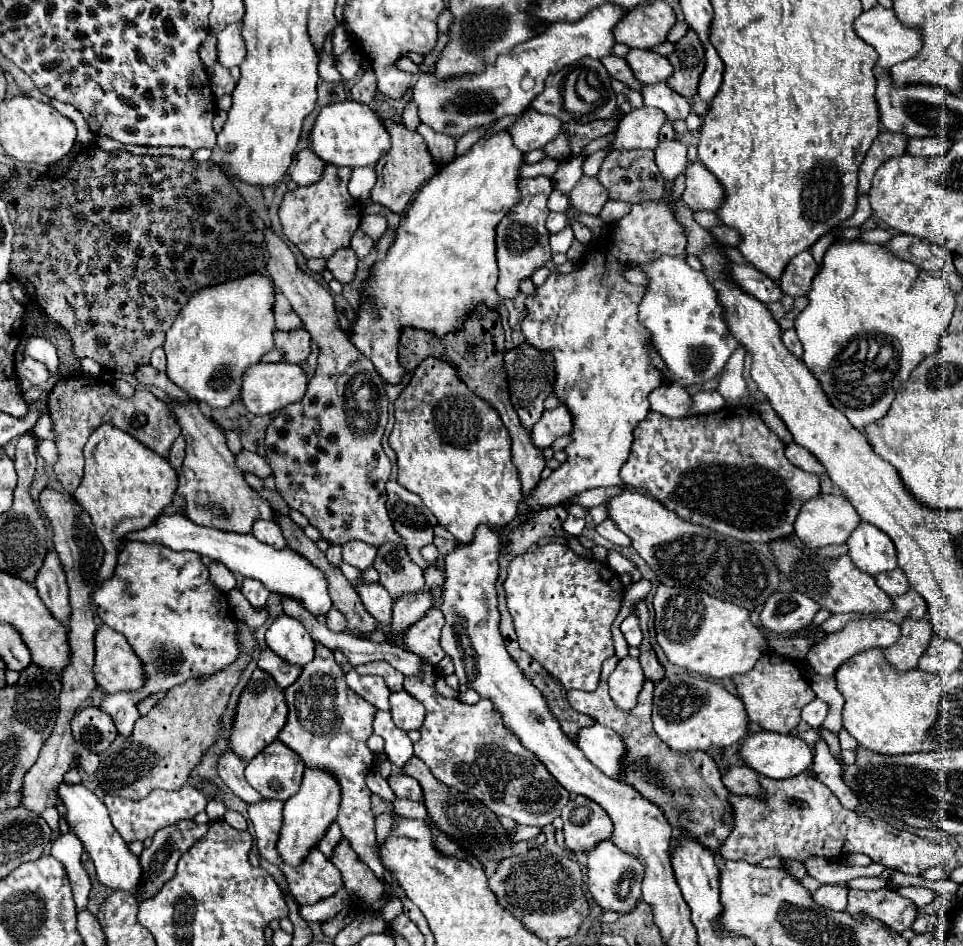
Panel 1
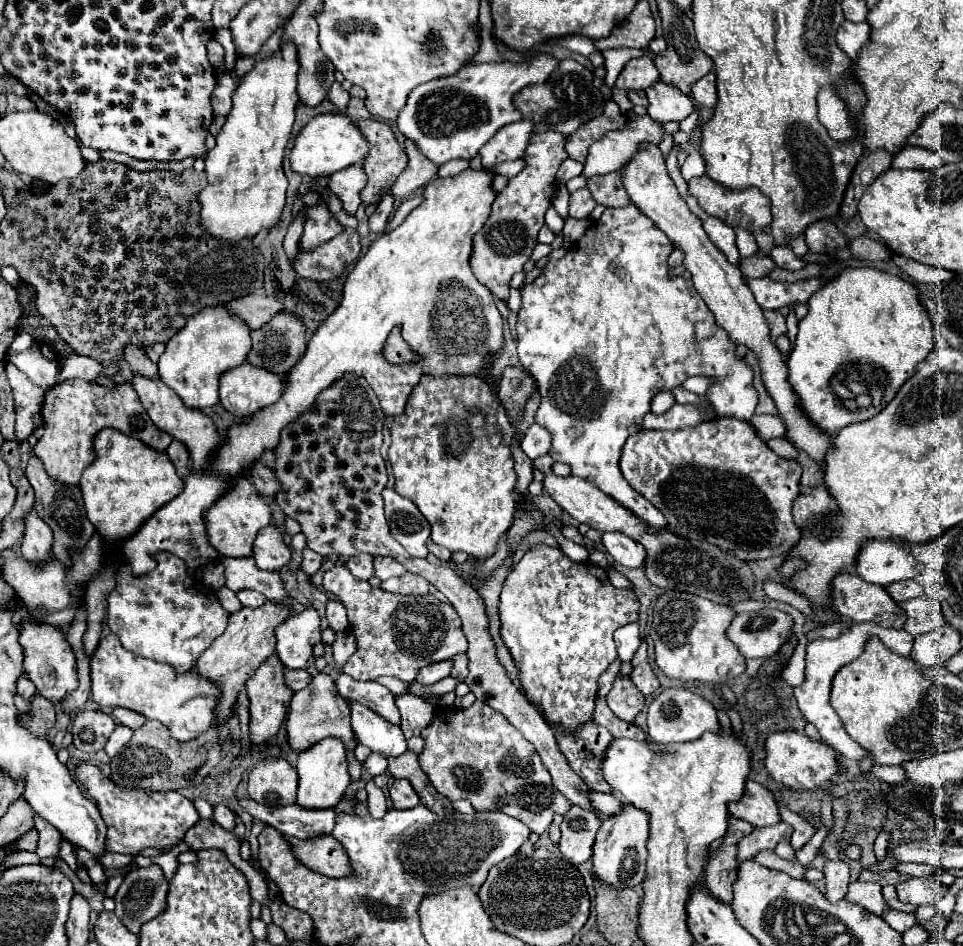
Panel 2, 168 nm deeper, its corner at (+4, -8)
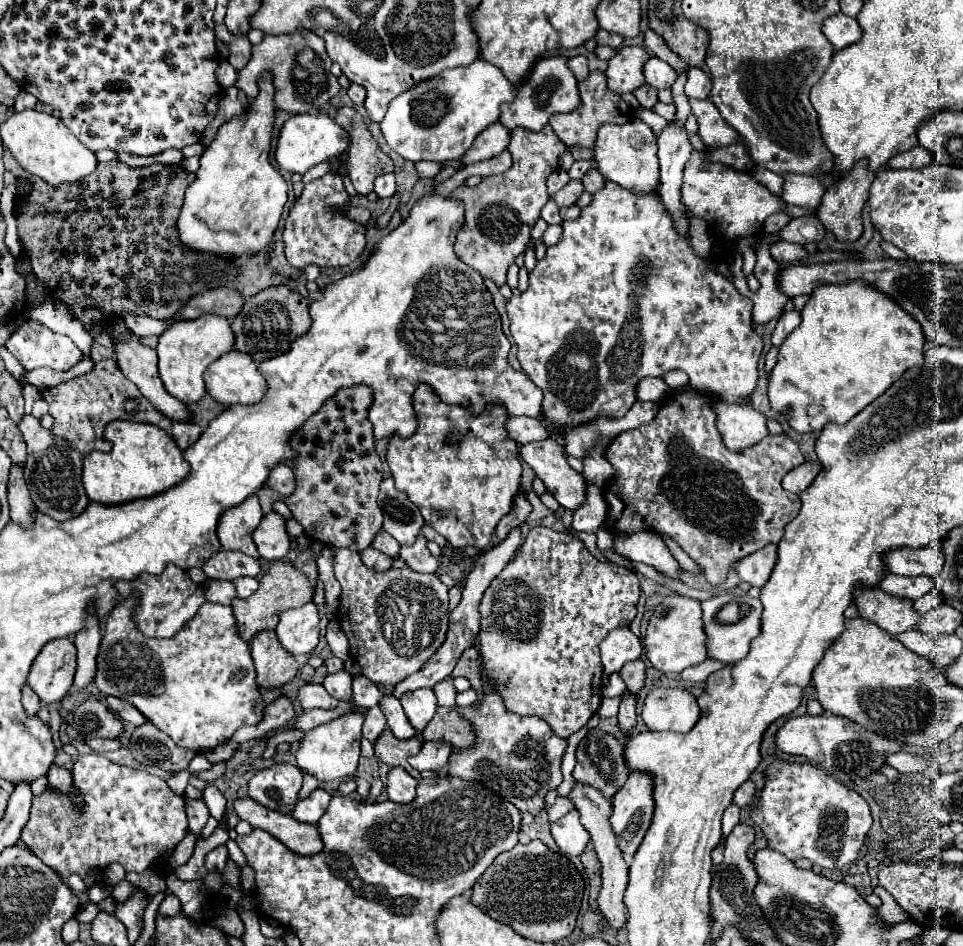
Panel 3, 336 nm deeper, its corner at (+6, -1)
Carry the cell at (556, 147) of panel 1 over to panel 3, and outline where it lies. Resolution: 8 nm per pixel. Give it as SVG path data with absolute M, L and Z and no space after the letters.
M546 126L542 132L532 132L528 128L514 128L508 146L512 154L512 168L504 174L486 176L474 188L458 186L452 196L466 204L466 222L456 236L456 256L480 272L484 280L492 280L496 286L506 284L508 266L514 258L524 252L530 230L540 218L542 206L550 200L546 192L548 176L558 168L558 158L566 152L566 146L554 136L554 130Z

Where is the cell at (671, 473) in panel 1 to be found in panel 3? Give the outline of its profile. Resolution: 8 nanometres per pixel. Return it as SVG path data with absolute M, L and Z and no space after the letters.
M684 394L684 404L680 396L668 398L658 414L658 420L650 424L618 434L608 446L606 458L614 468L616 484L610 482L604 488L604 498L610 504L610 514L606 526L610 532L636 532L636 530L660 530L672 536L680 548L704 568L708 582L722 584L726 580L728 568L734 560L740 560L766 544L778 544L784 536L784 528L800 512L800 498L782 488L782 478L804 464L794 440L786 434L768 436L766 440L734 452L728 450L716 430L716 416L712 404L714 396L706 394Z

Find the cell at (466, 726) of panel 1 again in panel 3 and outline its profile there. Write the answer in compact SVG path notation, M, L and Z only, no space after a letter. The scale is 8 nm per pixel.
M494 690L484 692L480 706L458 706L456 710L470 722L474 730L474 744L470 748L452 750L446 766L446 776L482 782L488 790L512 802L520 812L538 816L546 806L544 796L562 784L560 762L566 750L566 740L554 736L554 732L550 732L550 726L544 720L538 720L538 716L520 716L516 712L510 712L504 706L502 696L498 696Z

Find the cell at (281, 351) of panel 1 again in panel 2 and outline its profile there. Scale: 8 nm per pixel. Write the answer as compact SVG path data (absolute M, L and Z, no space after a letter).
M282 311L280 315L274 315L264 327L254 329L252 331L252 351L248 353L248 363L268 369L276 375L286 375L294 363L302 357L302 353L306 351L306 327L302 323L302 319L294 313Z

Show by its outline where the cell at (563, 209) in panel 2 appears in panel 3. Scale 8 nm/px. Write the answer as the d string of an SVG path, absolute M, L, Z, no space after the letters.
M558 168L558 170L548 178L548 194L556 194L556 192L558 192L560 188L564 188L568 182L570 182L568 174Z

